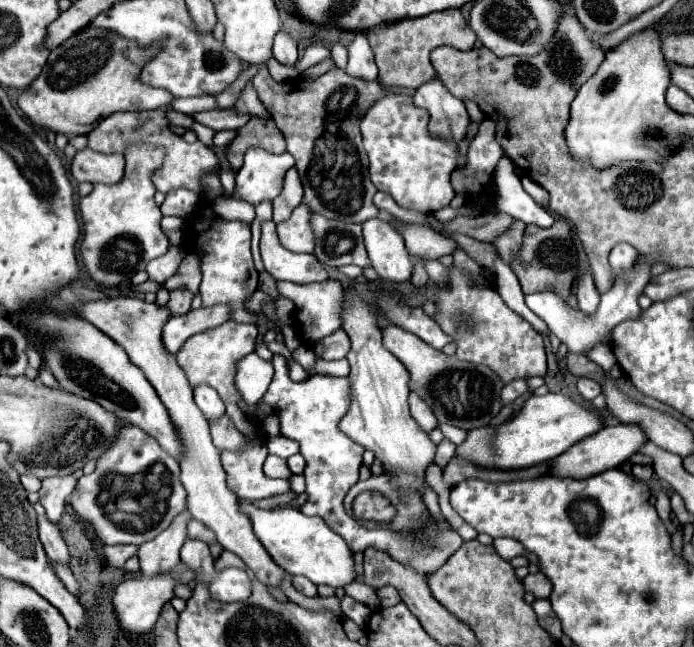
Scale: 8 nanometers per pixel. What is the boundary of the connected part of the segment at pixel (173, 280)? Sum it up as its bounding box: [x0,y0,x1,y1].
[164,254,202,292]

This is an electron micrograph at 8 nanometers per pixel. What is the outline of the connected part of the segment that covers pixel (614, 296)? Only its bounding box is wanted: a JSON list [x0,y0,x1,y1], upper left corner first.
[524,256,652,354]

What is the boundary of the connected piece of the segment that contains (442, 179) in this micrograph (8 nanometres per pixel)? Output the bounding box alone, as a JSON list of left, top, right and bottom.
[360,94,458,214]

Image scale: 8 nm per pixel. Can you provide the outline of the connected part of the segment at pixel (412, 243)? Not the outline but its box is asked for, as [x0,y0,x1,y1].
[390,220,458,258]

